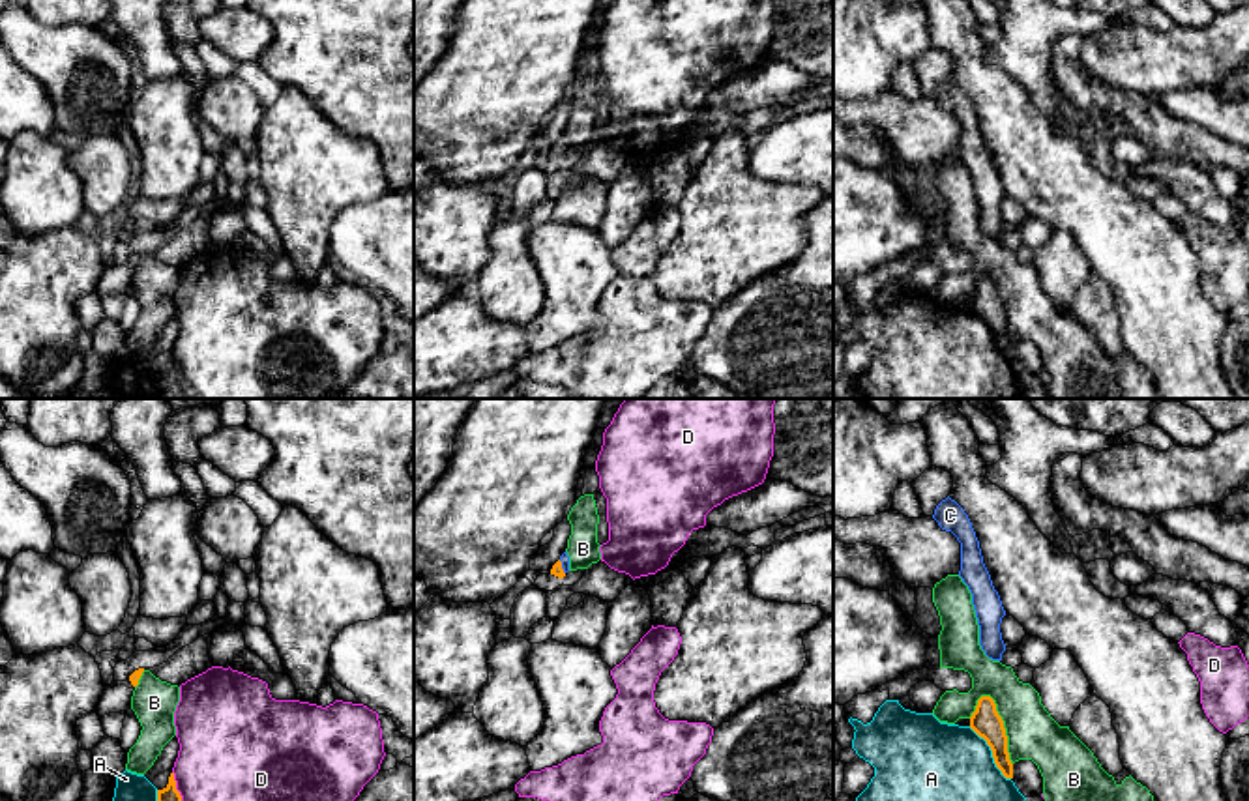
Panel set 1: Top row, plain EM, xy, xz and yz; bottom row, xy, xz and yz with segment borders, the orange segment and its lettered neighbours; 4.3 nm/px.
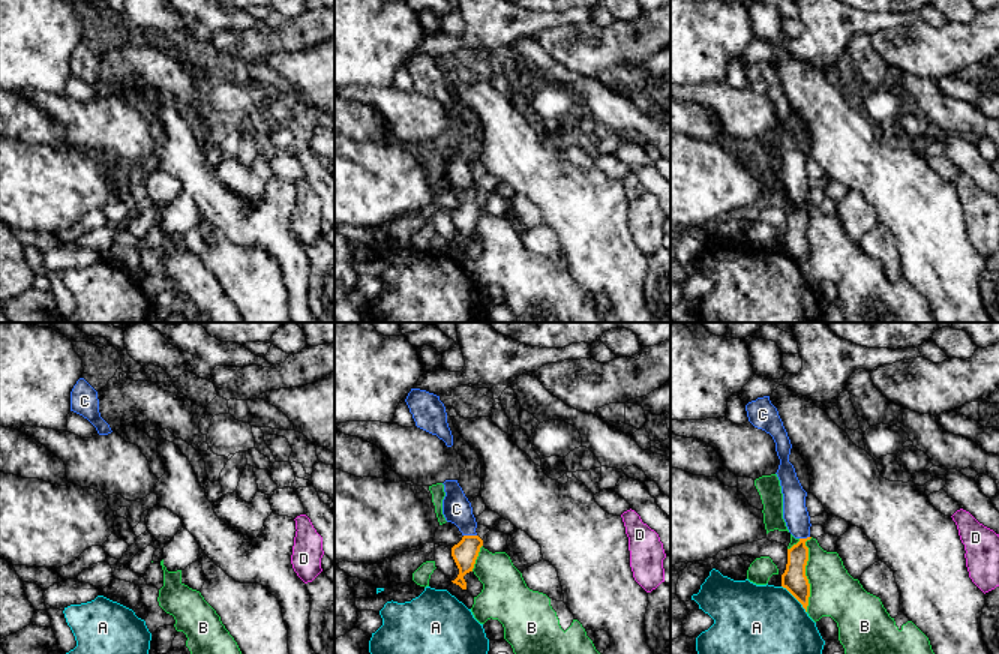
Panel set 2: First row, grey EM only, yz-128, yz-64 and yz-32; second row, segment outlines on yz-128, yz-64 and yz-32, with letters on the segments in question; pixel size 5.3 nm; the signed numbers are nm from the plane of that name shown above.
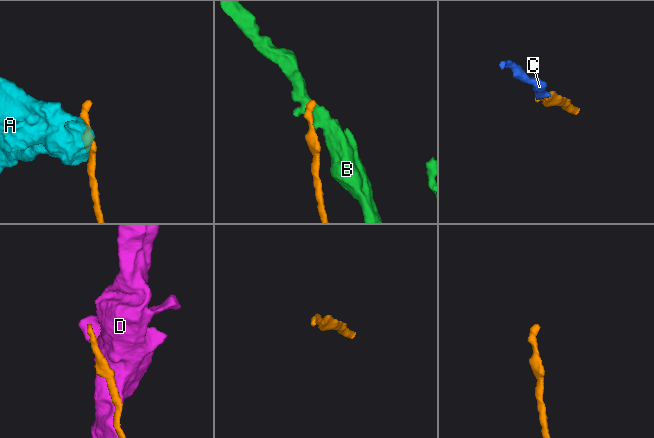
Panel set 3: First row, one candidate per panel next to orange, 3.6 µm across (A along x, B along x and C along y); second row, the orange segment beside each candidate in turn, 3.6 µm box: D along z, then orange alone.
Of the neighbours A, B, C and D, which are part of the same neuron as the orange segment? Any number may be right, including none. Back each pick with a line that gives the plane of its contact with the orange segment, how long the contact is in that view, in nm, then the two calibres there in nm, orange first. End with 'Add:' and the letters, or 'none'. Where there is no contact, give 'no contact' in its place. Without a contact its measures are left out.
C: contact in xz; length 70 nm; calibres 50 and 50 nm
Add: C

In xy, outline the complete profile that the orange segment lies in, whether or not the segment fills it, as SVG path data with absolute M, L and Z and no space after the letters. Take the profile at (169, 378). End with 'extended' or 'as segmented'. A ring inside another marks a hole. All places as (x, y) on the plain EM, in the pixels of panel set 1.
M174 354L169 357L169 365L157 371L157 384L161 389L161 399L189 399L182 386L182 376L176 371Z; as segmented

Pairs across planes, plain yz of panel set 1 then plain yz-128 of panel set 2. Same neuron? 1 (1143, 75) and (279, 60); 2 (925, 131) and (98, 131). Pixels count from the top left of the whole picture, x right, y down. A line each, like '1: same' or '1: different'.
1: different
2: same

